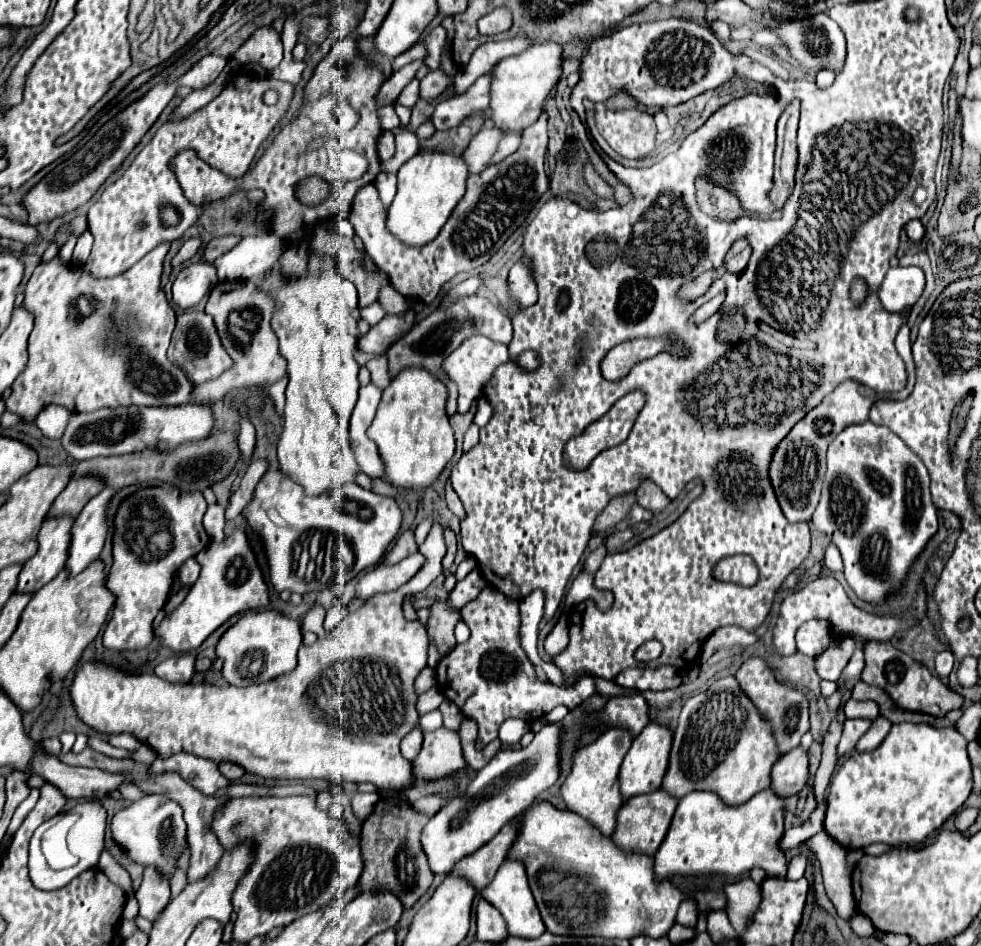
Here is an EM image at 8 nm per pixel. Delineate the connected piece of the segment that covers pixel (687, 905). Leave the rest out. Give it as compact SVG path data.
M688 897L688 899L684 899L684 901L680 903L680 909L678 909L678 917L676 917L676 921L682 923L682 925L688 925L688 927L696 925L696 921L698 921L696 899Z

